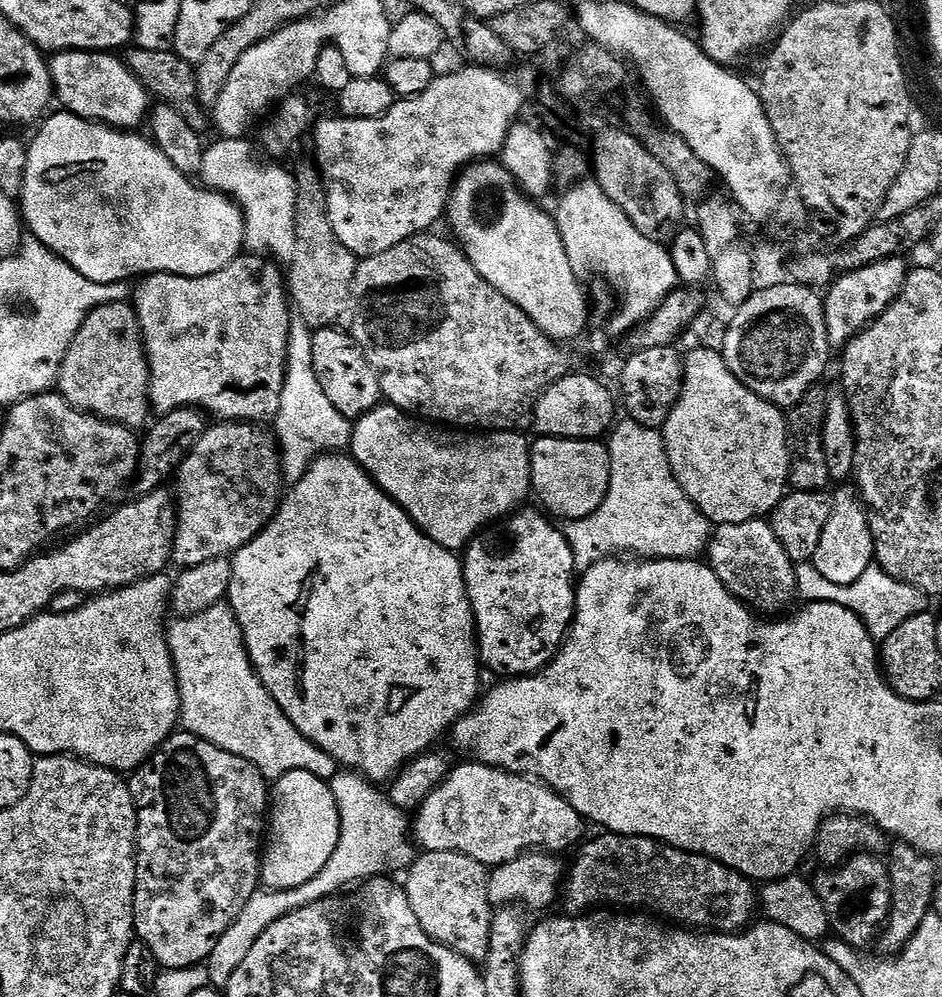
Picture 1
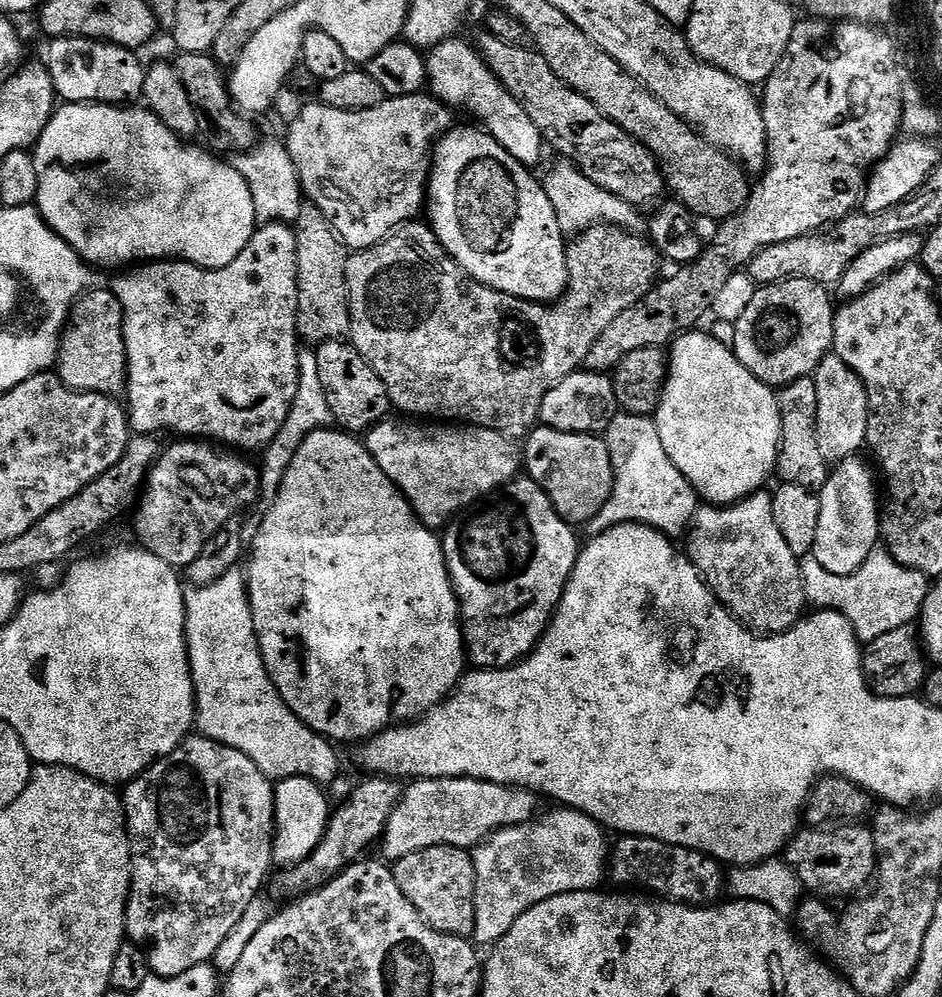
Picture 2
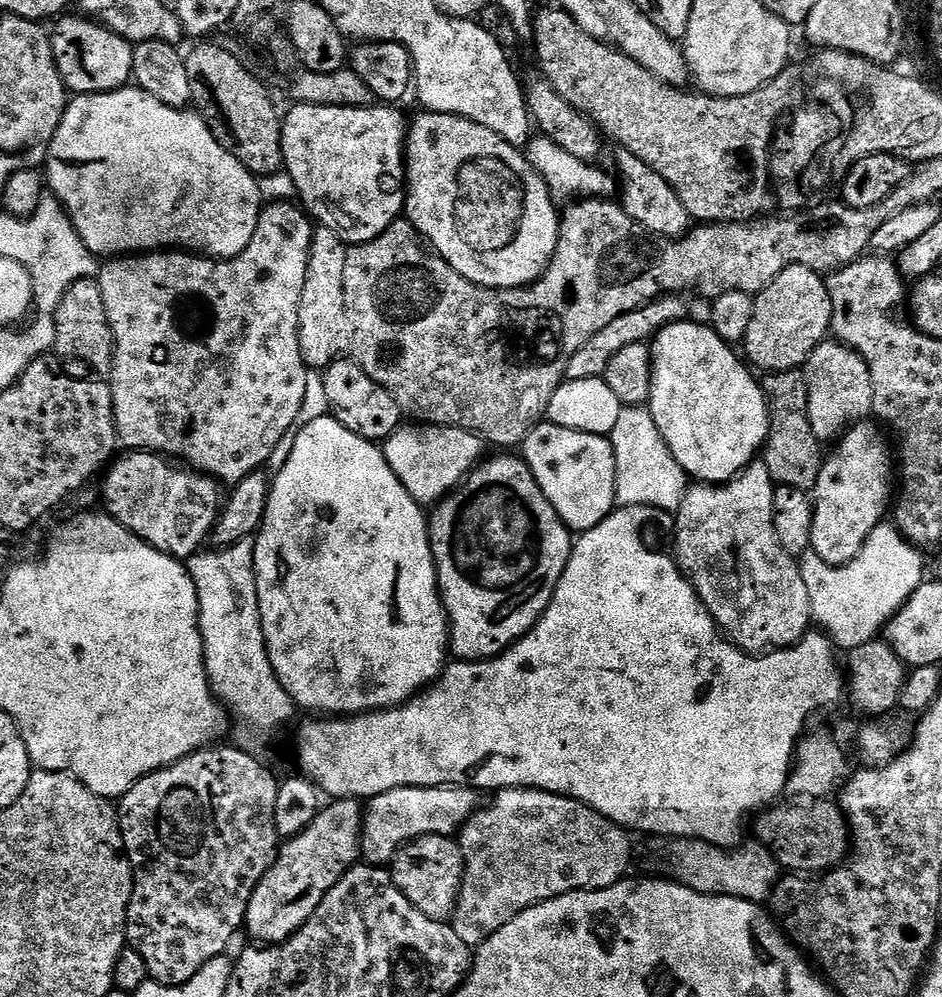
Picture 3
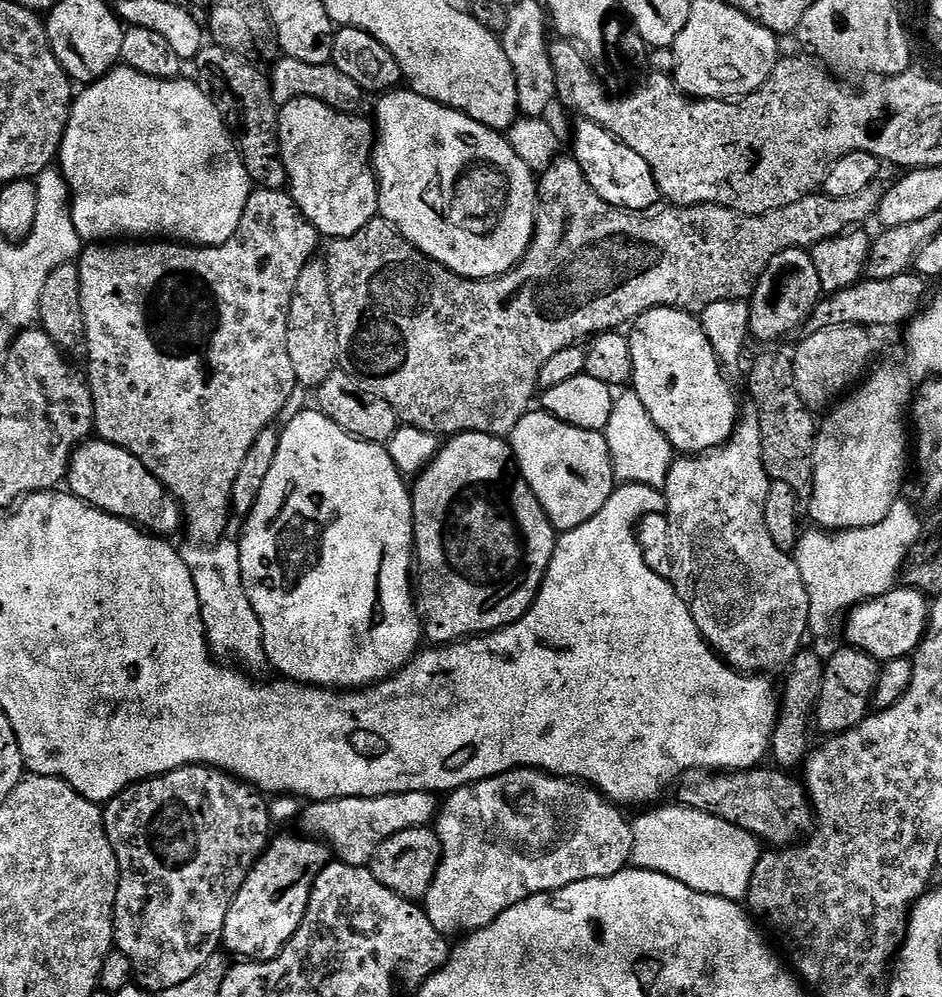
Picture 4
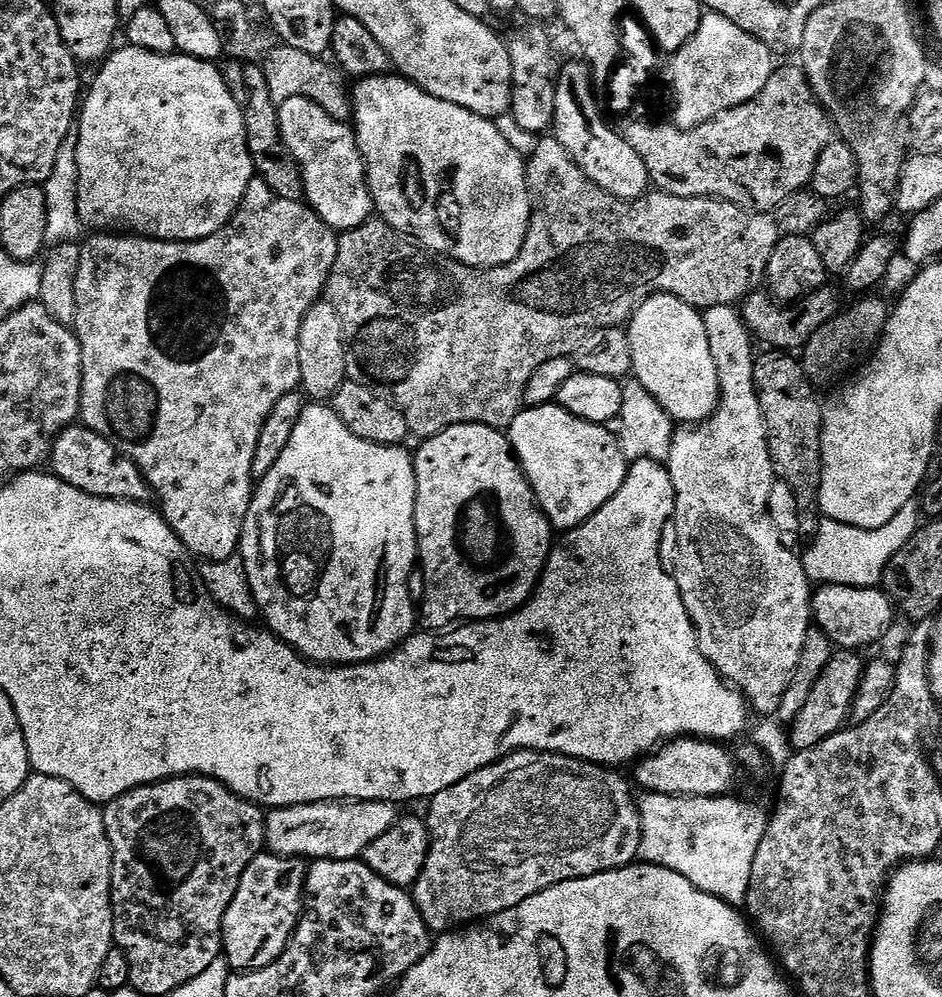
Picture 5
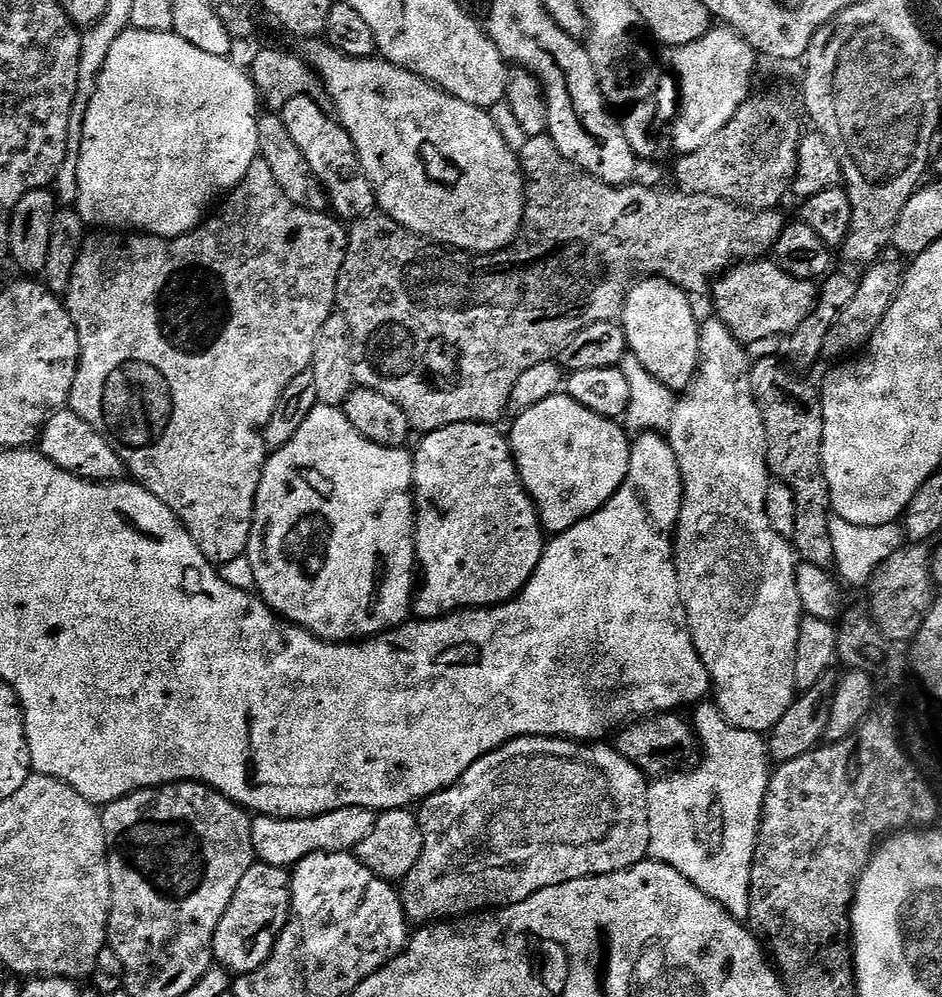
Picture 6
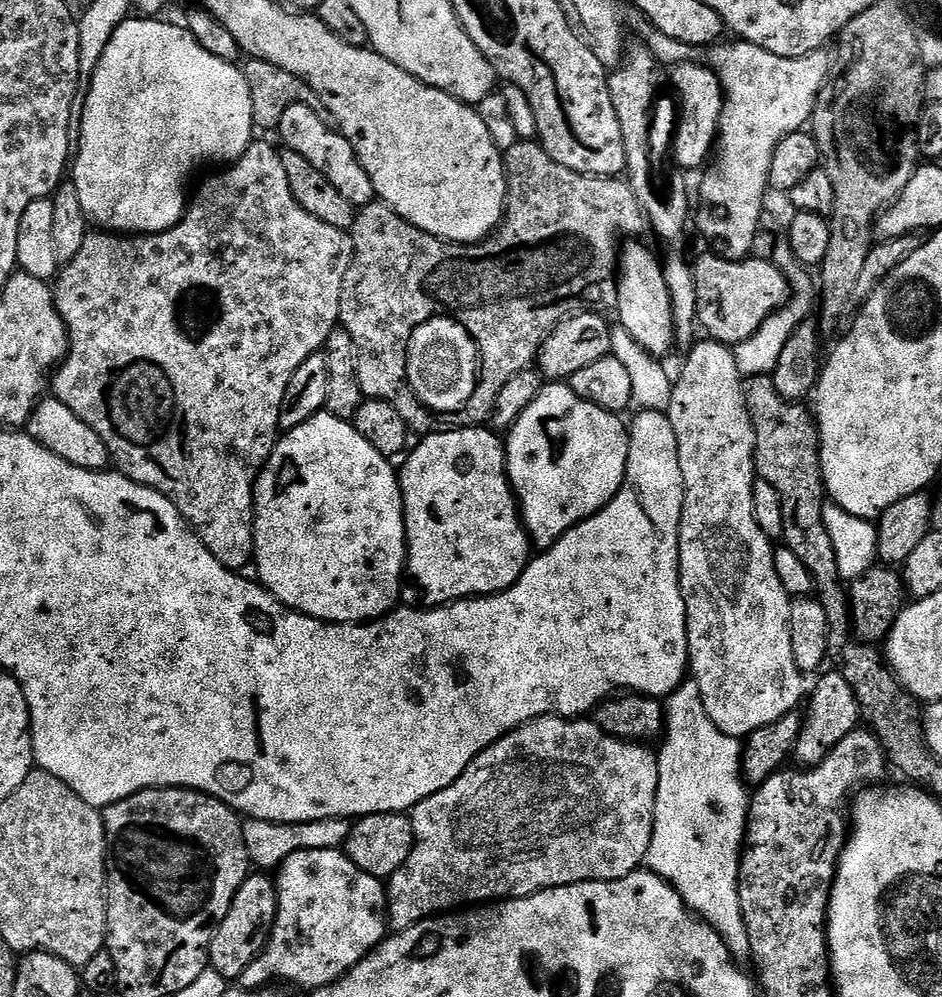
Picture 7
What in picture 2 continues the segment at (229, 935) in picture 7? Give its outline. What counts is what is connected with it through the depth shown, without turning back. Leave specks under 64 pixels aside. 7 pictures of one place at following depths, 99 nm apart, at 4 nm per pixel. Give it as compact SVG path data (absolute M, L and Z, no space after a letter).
M372 776L368 778L365 784L357 783L353 787L351 796L339 805L340 809L333 811L328 817L328 828L324 832L322 842L317 846L315 851L301 862L301 864L293 864L291 868L283 873L284 884L292 892L300 892L296 894L304 894L309 890L315 890L328 883L333 876L340 875L349 864L355 864L365 855L364 852L372 843L379 841L384 835L390 814L394 814L394 810L398 806L402 795L401 781L386 776Z

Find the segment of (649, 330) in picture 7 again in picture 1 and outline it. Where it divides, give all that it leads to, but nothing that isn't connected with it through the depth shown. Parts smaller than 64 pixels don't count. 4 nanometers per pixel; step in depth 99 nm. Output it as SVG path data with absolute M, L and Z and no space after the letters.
M696 348L692 353L687 353L684 356L684 385L682 386L680 397L674 406L674 410L666 418L662 435L664 437L668 461L672 467L672 473L674 474L674 478L678 478L678 486L682 486L682 490L686 490L690 502L694 502L694 506L698 506L701 514L708 519L709 525L737 524L738 522L748 522L767 517L778 507L780 501L784 499L786 493L789 491L790 433L788 431L788 421L785 413L777 408L776 405L766 402L758 394L751 392L744 385L743 379L737 373L730 370L730 366L724 361L723 355L717 349L715 352L712 348Z

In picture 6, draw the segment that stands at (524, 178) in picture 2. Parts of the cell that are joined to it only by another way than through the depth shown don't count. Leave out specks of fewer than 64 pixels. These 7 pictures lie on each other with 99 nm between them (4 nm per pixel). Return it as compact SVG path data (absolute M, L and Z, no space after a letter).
M312 38L302 49L302 55L308 61L310 67L316 71L320 81L324 84L324 89L330 94L330 98L336 107L338 123L348 131L350 138L356 147L356 153L360 159L362 170L366 178L372 184L372 189L376 191L376 203L379 211L385 216L389 216L394 222L398 222L402 227L410 232L415 232L417 236L423 236L441 246L447 246L452 250L470 252L473 254L487 254L490 252L501 252L509 247L520 235L520 225L524 222L524 173L520 170L520 157L498 134L498 126L492 121L491 115L485 109L478 106L470 106L458 98L449 96L446 92L441 92L433 84L415 76L413 72L400 68L397 64L391 64L389 60L383 58L373 58L363 60L362 58L350 58L342 54L330 43L320 38Z

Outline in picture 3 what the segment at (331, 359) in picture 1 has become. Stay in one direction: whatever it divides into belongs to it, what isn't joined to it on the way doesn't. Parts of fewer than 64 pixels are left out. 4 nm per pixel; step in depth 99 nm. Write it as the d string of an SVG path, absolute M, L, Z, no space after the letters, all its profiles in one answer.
M351 358L335 360L329 368L323 369L322 375L326 386L328 411L339 424L346 426L346 430L373 442L383 442L401 428L402 413L396 399L381 384L374 382L374 378L370 378L370 374L366 374L366 370L362 370L362 366L358 366L355 360Z

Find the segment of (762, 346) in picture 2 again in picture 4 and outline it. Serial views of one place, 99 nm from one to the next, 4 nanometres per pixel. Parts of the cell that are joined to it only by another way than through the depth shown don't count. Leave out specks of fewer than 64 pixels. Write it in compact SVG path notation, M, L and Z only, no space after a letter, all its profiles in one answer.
M791 248L778 254L760 277L760 283L750 297L751 335L760 340L780 340L799 328L803 329L824 295L818 266L812 261L811 251Z

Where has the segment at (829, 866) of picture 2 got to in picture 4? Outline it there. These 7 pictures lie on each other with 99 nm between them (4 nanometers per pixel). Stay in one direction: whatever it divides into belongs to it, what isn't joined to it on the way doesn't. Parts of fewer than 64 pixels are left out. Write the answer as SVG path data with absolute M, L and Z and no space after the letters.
M768 767L720 770L715 774L701 775L704 776L701 780L689 779L689 784L680 792L679 803L720 816L726 822L744 828L765 845L780 850L795 846L813 831L812 801L808 799L803 783L797 777L796 780L792 777L795 775Z

